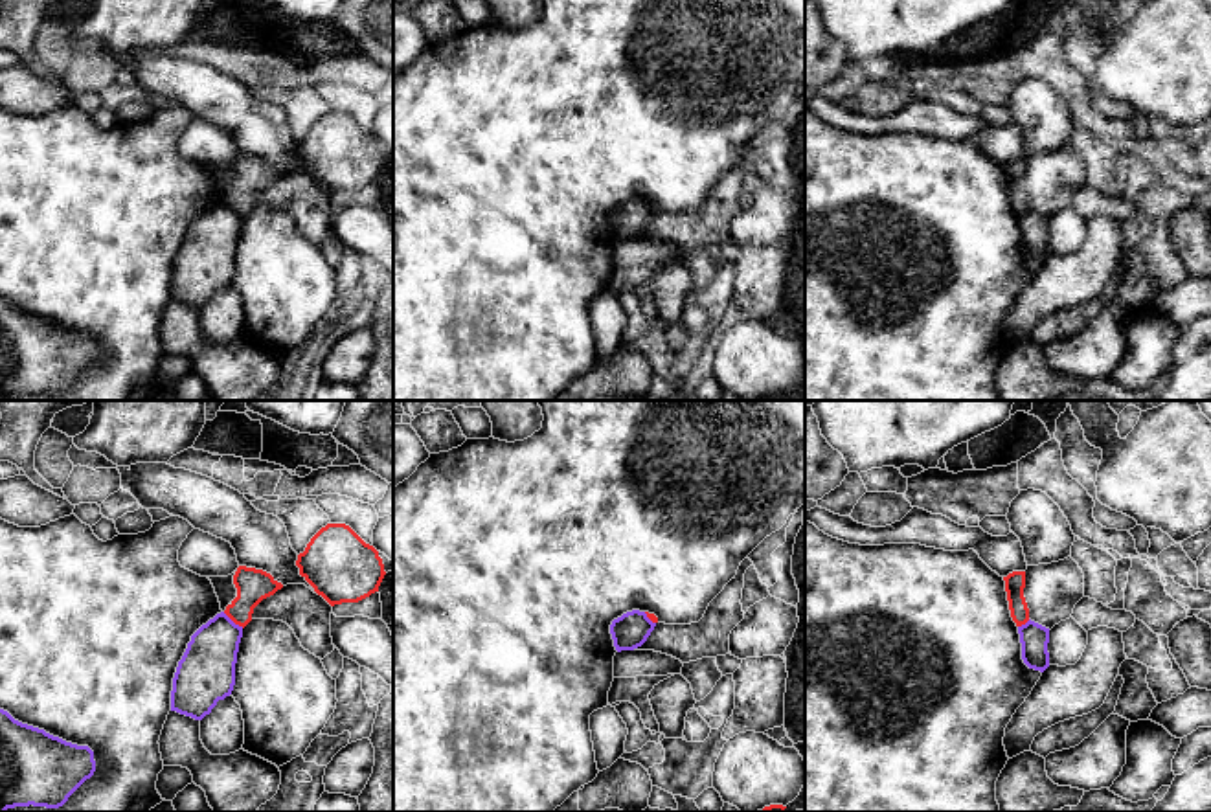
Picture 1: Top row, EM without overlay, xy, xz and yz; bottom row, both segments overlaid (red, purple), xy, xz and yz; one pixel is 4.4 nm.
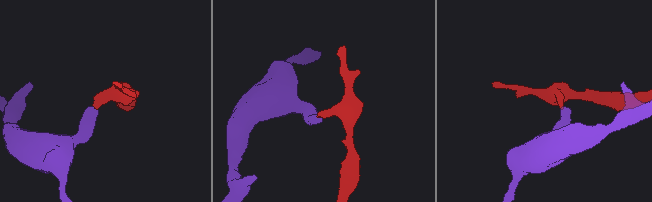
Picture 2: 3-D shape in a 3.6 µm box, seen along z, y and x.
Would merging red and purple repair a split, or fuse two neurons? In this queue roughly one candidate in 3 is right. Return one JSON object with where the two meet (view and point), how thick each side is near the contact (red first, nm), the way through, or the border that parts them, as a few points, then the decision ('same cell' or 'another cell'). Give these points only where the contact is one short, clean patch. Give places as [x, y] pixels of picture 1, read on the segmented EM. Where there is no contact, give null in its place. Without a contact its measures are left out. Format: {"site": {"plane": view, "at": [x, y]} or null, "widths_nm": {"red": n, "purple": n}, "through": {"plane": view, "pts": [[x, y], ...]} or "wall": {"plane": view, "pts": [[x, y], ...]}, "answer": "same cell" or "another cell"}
{"site": {"plane": "xy", "at": [234, 621]}, "widths_nm": {"red": 150, "purple": 260}, "wall": {"plane": "xy", "pts": [[223, 612], [243, 627]]}, "answer": "another cell"}

